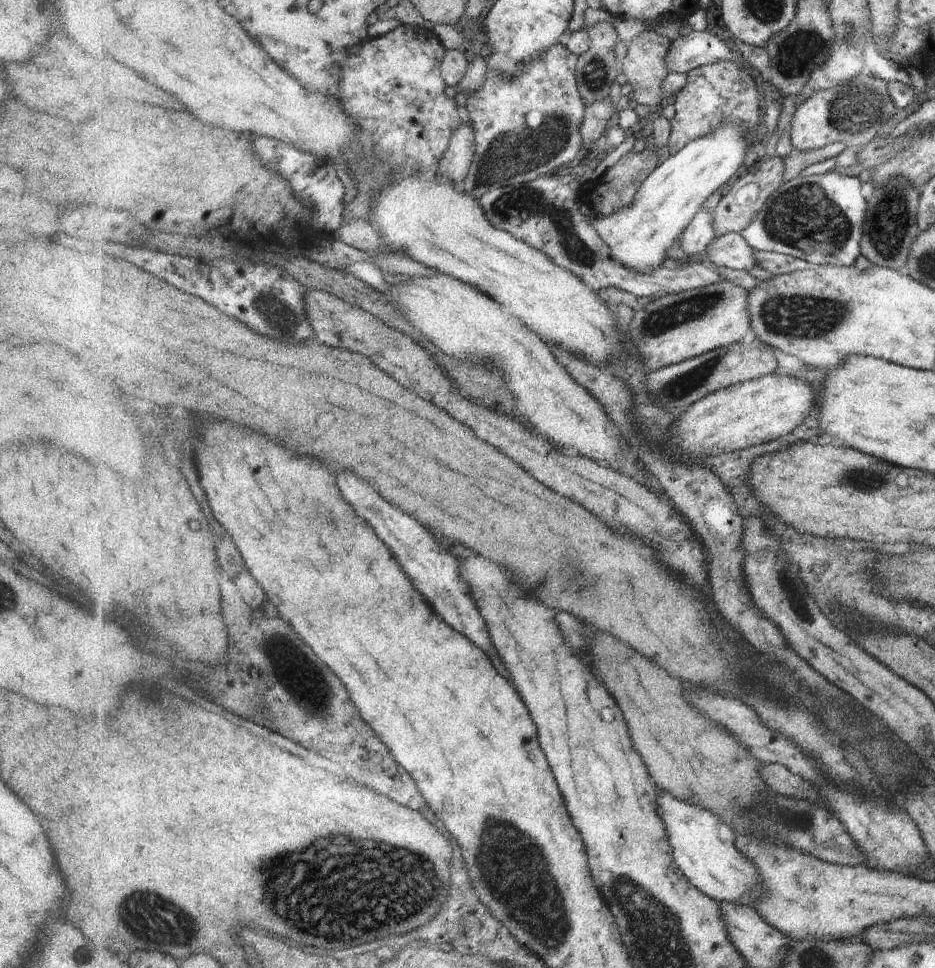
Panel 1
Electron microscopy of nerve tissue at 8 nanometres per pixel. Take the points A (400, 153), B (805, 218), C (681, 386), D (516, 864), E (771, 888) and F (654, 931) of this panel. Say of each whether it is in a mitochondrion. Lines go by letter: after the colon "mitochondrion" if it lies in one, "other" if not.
A: mitochondrion
B: mitochondrion
C: mitochondrion
D: mitochondrion
E: other
F: mitochondrion

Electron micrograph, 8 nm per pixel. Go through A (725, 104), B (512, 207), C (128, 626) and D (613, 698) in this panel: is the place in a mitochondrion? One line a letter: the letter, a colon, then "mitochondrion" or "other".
A: other
B: mitochondrion
C: other
D: other

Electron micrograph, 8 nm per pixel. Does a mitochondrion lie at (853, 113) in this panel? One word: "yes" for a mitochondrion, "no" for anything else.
yes

